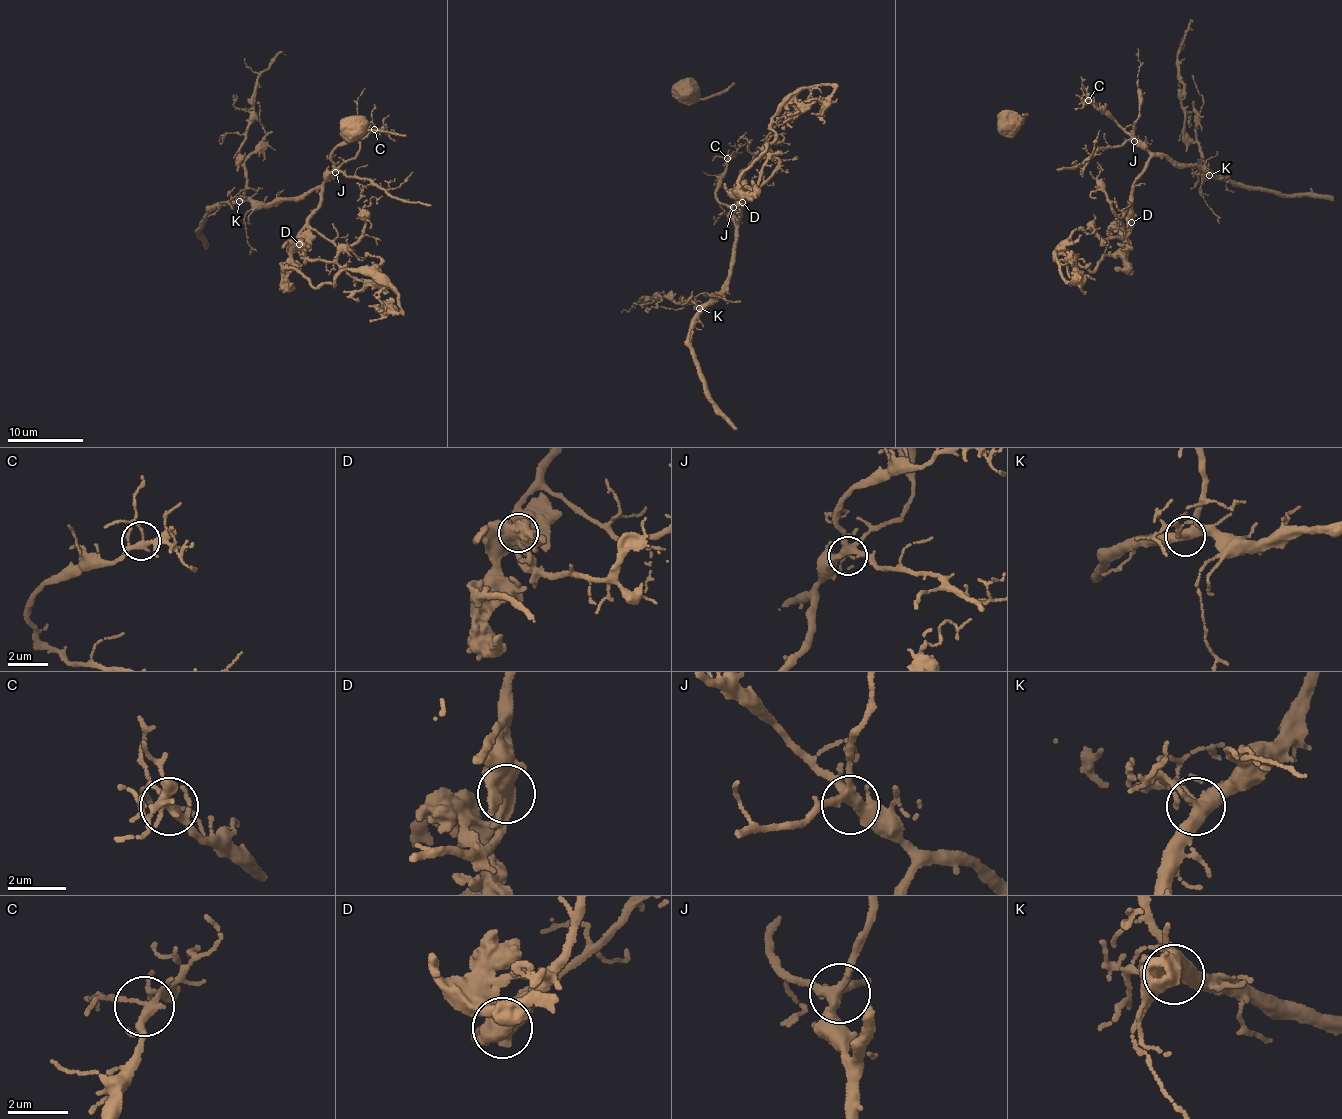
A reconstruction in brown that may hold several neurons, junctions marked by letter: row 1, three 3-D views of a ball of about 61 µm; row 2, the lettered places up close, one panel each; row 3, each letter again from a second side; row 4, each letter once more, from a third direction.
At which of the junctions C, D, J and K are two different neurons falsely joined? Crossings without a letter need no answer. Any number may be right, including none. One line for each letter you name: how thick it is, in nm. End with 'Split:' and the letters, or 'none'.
D: calibre 500 nm
Split: D

